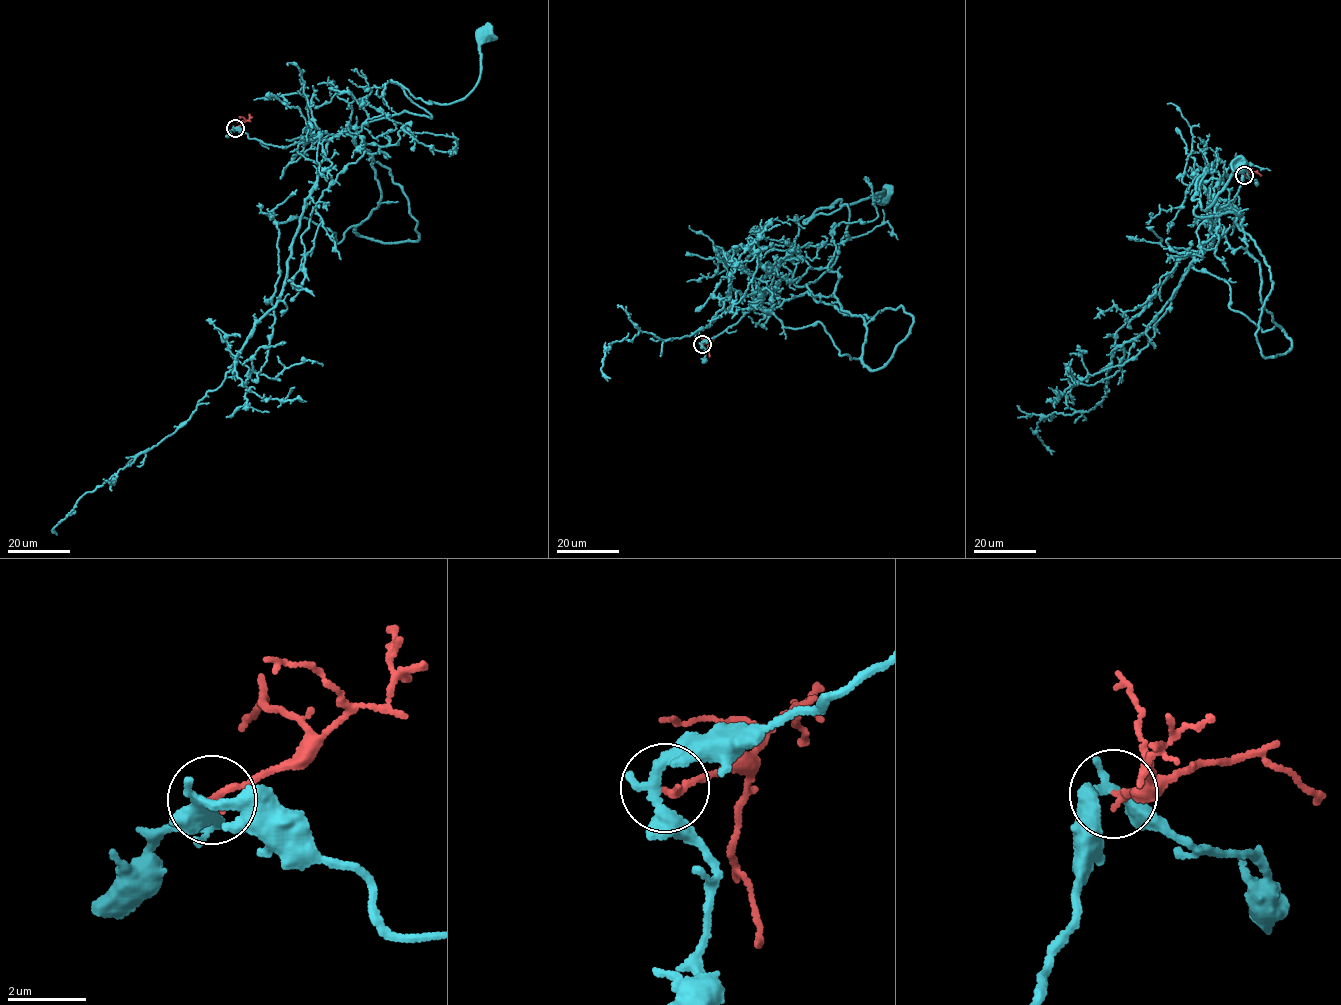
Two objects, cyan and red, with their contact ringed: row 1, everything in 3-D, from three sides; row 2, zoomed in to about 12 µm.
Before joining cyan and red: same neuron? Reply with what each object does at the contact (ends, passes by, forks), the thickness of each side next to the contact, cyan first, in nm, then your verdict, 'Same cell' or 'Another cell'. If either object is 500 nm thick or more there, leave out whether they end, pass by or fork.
At the ring cyan passes by. At the ring red ends. Thickness 280 nm (cyan) against 170 nm. Another cell

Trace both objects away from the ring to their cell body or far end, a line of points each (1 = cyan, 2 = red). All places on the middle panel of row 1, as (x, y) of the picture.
1: (701, 344), (757, 306), (811, 294), (849, 210), (814, 211), (883, 190), (883, 201)
2: (702, 344), (708, 343), (709, 357)

